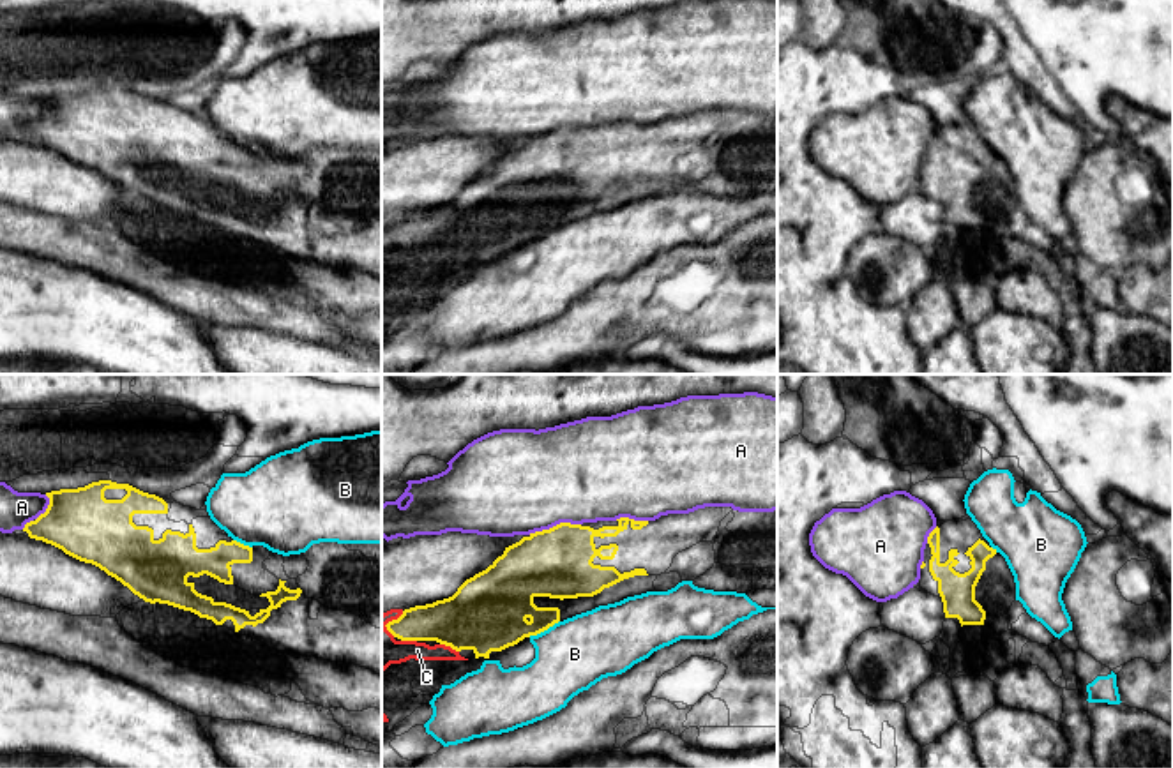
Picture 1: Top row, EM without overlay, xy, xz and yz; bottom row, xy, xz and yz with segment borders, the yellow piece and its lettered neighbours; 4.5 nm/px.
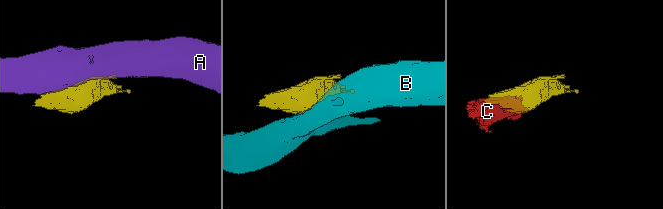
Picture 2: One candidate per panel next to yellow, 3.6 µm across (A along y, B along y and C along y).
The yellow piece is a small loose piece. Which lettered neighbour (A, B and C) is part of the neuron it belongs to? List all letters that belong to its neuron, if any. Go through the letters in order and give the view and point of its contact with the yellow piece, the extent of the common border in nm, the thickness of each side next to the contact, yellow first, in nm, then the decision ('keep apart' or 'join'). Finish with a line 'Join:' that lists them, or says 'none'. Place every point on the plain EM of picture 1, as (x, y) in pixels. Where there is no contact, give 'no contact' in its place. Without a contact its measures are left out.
A: xz (553, 131) | 240 nm | 320/480 nm | keep apart
B: xz (543, 235) | 160 nm | 320/320 nm | keep apart
C: xz (449, 249) | 100 nm | 360/110 nm | keep apart
Join: none

